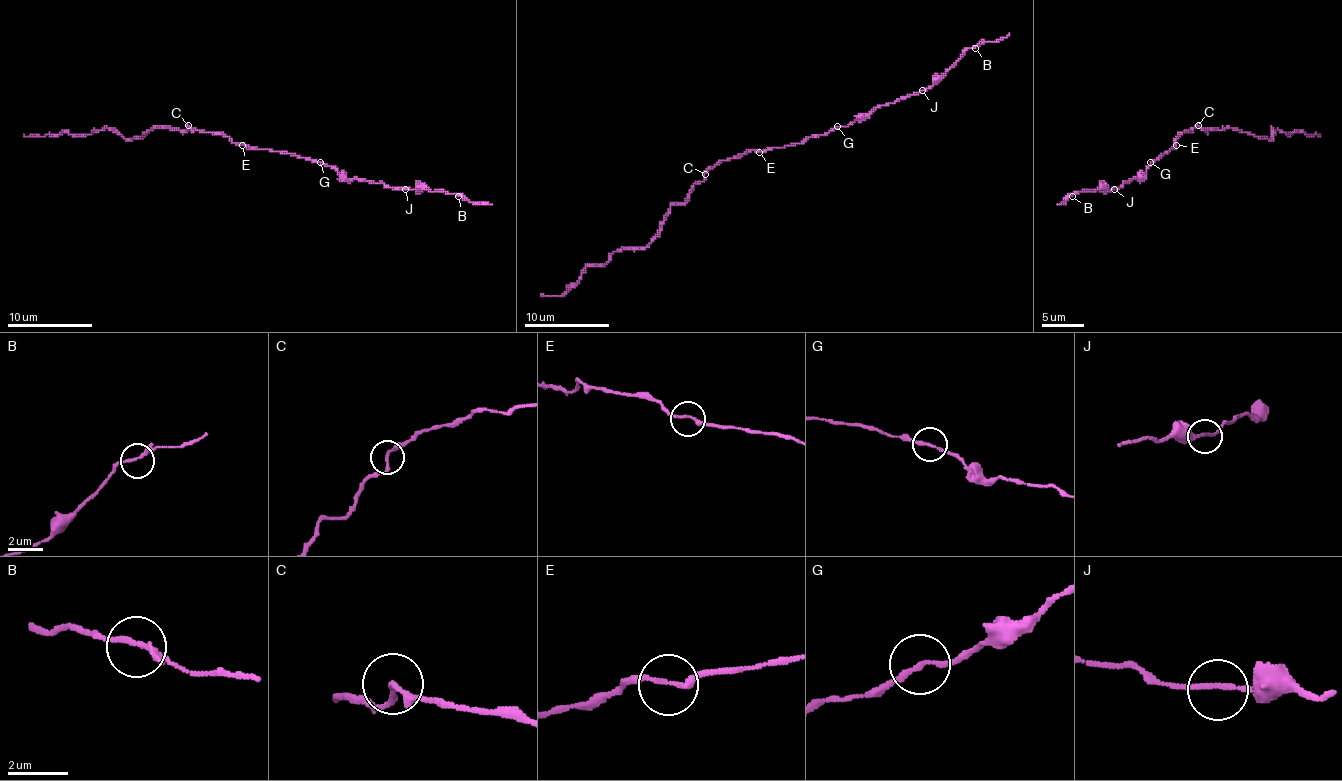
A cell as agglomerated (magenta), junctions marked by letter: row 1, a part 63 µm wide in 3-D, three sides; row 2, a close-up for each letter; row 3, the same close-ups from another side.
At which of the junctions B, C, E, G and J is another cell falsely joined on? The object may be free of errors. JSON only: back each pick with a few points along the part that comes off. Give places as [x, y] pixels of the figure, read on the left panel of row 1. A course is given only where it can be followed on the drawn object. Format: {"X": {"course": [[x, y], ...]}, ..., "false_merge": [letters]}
{"false_merge": []}

